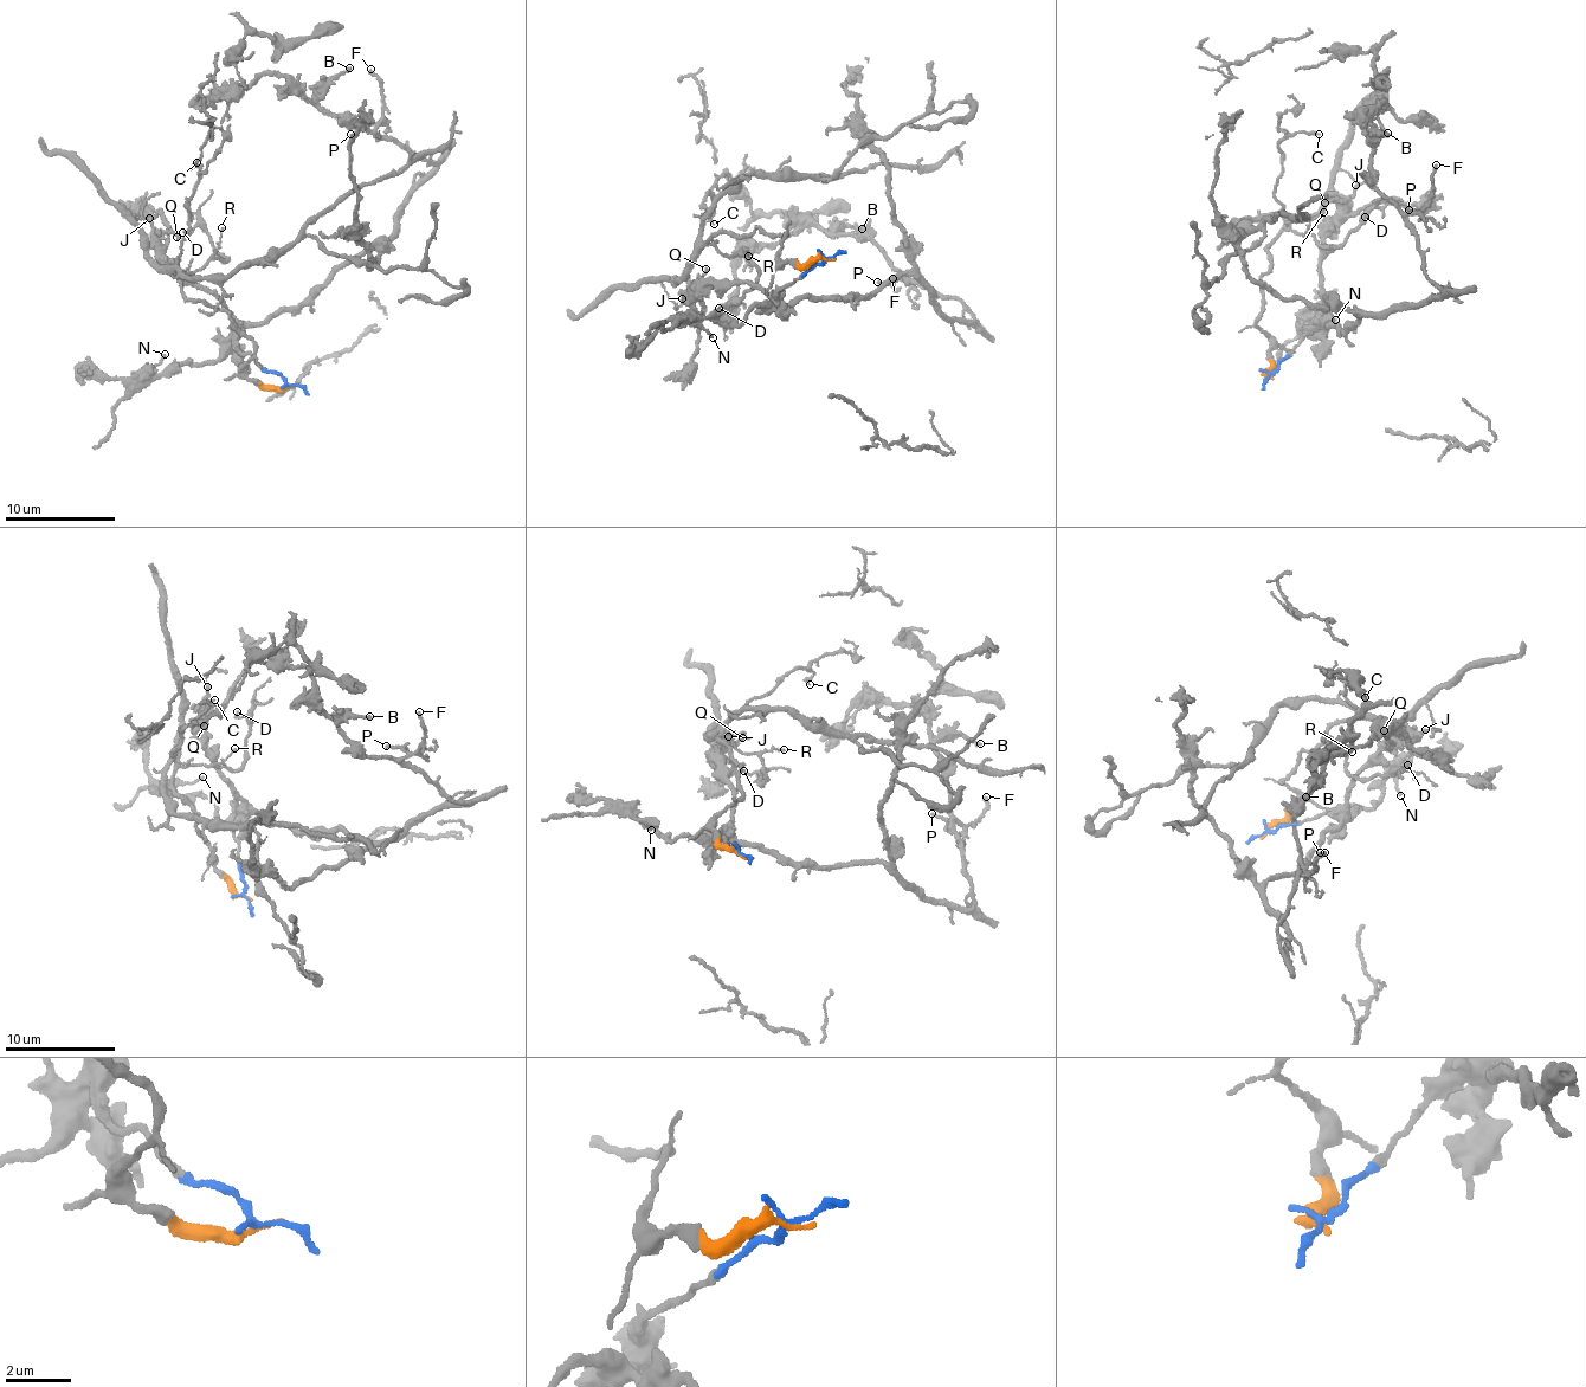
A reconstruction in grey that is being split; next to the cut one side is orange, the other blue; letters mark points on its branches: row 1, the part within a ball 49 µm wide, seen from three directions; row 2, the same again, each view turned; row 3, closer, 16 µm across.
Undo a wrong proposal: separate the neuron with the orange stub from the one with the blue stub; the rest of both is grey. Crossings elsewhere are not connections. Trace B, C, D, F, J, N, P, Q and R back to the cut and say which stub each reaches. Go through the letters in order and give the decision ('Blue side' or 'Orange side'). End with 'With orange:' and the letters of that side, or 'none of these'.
B: Blue side
C: Orange side
D: Orange side
F: Blue side
J: Blue side
N: Blue side
P: Blue side
Q: Blue side
R: Orange side
With orange: C, D, R

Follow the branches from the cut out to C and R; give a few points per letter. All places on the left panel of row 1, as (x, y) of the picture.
C: (290, 386), (265, 388), (246, 375), (253, 347), (224, 309), (191, 302), (174, 275), (198, 163)
R: (290, 386), (269, 389), (246, 375), (253, 347), (224, 309), (185, 295), (180, 283), (216, 250), (223, 228)

